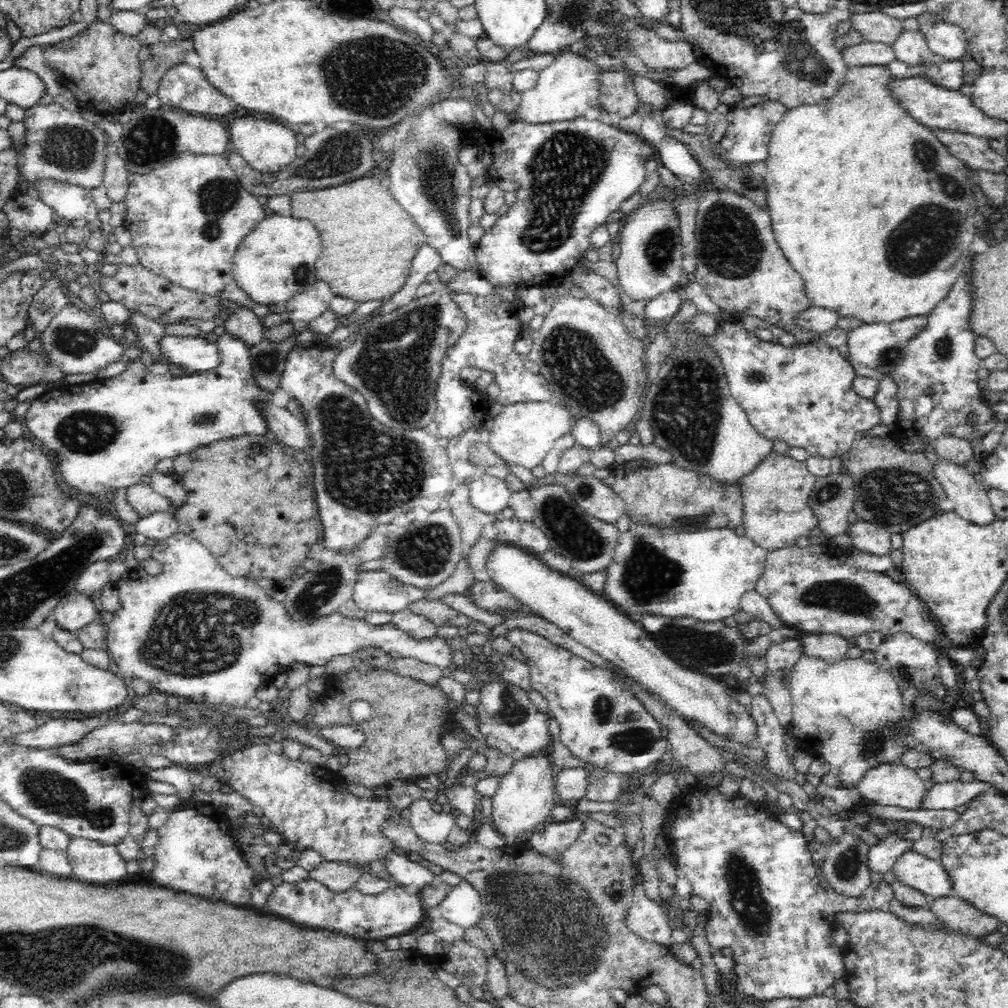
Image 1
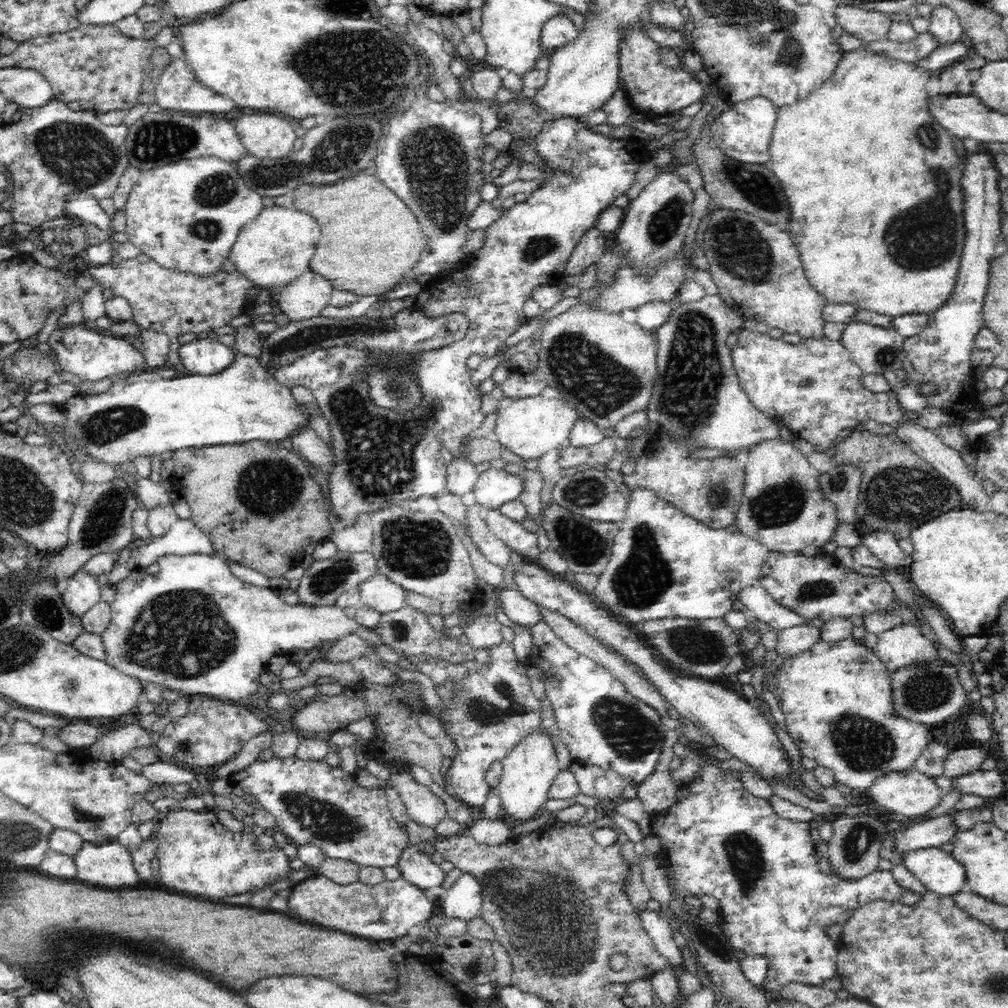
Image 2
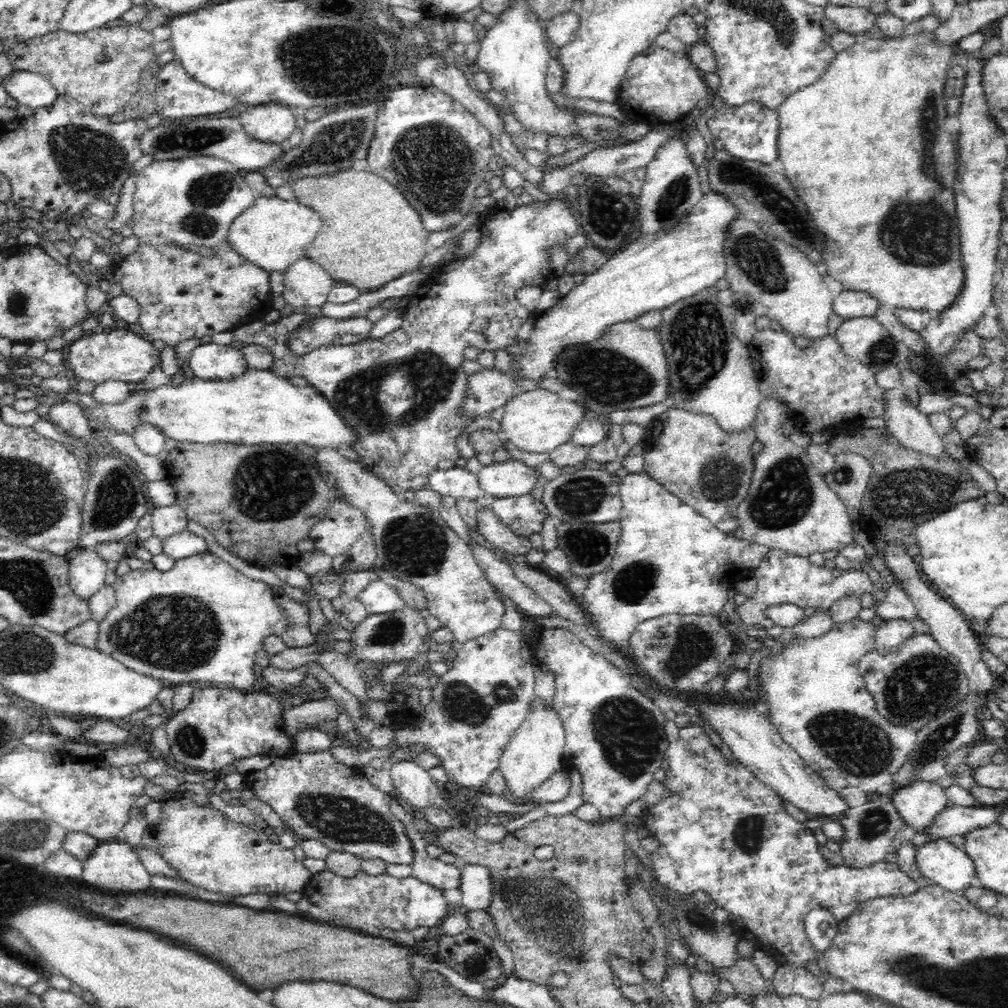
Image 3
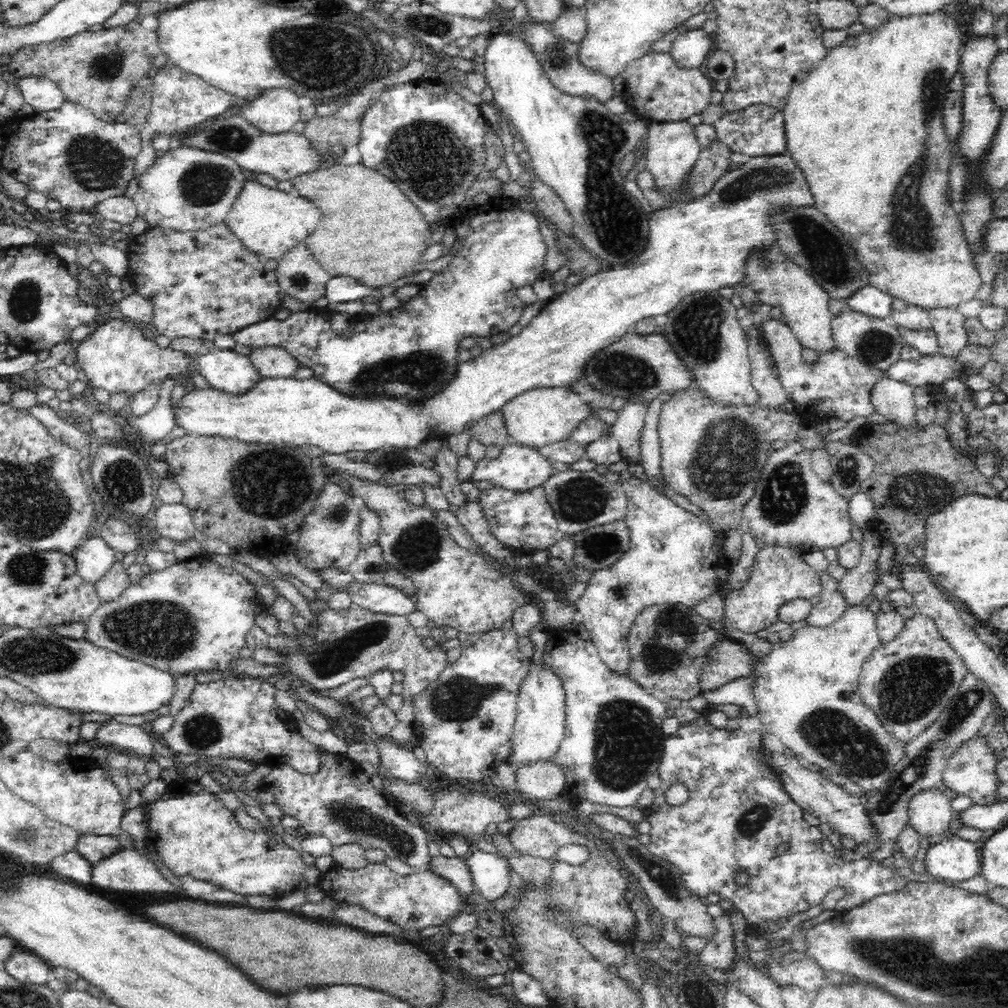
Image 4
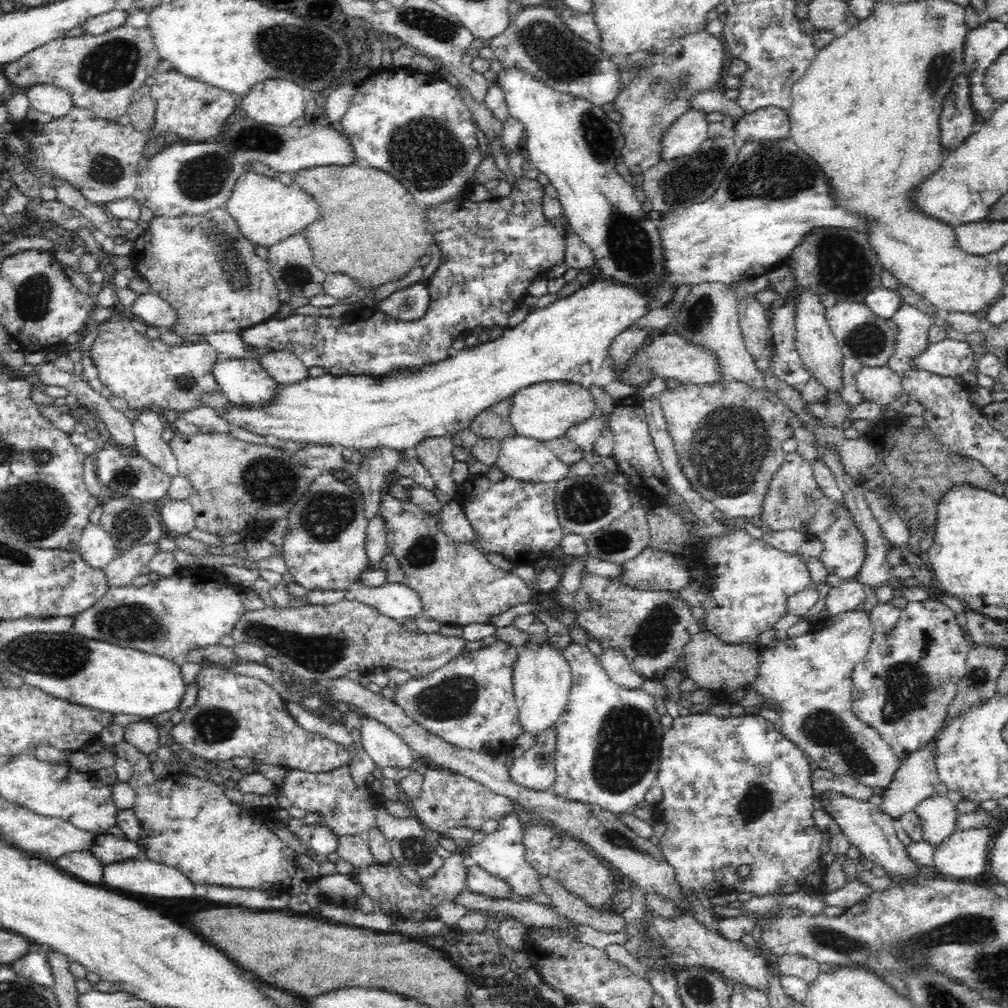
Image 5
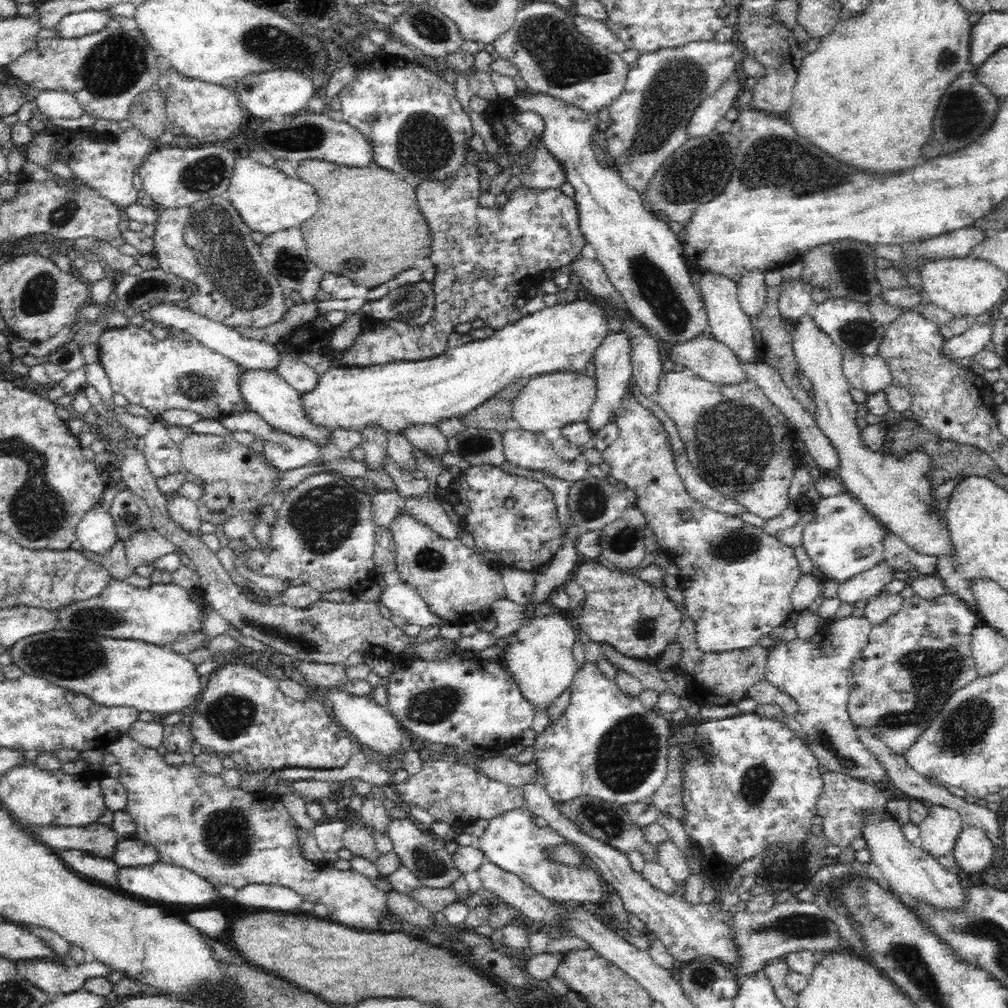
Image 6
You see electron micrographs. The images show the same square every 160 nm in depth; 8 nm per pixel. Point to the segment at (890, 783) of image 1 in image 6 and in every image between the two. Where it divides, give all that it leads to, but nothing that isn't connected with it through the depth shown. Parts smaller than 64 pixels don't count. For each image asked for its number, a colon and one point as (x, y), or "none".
2: (912, 794)
3: (919, 804)
4: (930, 812)
5: (938, 814)
6: (939, 829)

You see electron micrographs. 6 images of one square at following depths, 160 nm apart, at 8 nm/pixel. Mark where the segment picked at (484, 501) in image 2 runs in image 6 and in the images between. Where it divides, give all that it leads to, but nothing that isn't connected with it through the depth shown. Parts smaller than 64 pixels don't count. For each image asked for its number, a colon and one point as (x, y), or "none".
3: (509, 478)
4: (520, 467)
5: (521, 457)
6: (522, 448)

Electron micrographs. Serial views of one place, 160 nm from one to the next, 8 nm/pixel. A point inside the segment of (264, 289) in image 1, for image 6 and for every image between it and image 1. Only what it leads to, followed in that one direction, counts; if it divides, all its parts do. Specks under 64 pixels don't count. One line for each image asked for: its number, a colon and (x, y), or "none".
2: (277, 244)
3: (272, 233)
4: (268, 221)
5: (266, 210)
6: (268, 200)

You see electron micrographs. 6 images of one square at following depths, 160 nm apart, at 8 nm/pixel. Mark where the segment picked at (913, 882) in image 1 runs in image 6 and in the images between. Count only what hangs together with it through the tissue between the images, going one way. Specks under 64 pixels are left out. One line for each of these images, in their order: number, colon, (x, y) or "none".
2: (940, 872)
3: (948, 865)
4: (954, 858)
5: (964, 853)
6: (973, 851)

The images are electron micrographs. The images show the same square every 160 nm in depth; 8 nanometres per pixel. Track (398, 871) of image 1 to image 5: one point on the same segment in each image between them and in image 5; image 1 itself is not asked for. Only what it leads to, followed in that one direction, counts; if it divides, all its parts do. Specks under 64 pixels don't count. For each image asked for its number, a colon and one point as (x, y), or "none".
2: (415, 865)
3: (440, 874)
4: (455, 869)
5: (479, 880)

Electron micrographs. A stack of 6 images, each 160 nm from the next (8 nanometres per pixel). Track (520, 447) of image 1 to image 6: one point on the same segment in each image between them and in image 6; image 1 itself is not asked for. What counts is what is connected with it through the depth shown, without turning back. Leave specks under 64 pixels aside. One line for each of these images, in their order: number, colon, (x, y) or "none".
2: (530, 426)
3: (538, 420)
4: (541, 416)
5: (545, 410)
6: (550, 400)

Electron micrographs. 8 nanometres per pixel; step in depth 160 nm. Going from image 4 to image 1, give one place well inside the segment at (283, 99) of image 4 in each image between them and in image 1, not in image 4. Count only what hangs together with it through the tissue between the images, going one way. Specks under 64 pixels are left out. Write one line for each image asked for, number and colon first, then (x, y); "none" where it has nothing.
1: (268, 146)
2: (266, 134)
3: (274, 122)

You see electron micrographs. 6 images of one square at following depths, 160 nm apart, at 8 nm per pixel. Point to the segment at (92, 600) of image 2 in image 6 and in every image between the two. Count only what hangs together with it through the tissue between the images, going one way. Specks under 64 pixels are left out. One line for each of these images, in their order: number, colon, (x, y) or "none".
3: (87, 569)
4: (94, 557)
5: (95, 545)
6: (96, 532)

